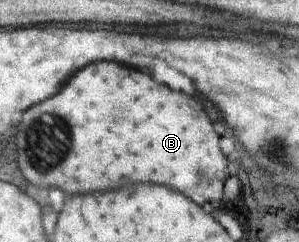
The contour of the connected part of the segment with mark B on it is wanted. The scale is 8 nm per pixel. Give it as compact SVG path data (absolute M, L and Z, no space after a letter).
M94 63L78 71L68 85L54 97L22 113L16 133L16 153L22 175L28 183L48 189L58 187L64 193L92 193L120 189L136 183L158 183L180 191L198 205L218 203L222 187L230 176L225 154L218 147L218 135L210 119L192 97L174 93L166 85L158 85L150 75L116 63Z

